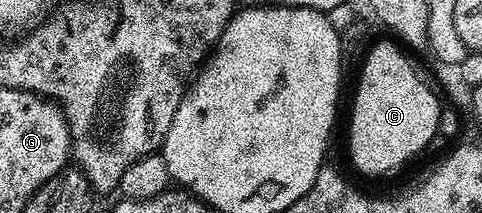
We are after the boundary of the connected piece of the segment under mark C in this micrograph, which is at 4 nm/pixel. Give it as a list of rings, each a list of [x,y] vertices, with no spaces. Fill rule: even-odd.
[[[382,40],[371,46],[358,76],[354,105],[350,108],[350,160],[355,170],[366,176],[382,176],[385,172],[396,171],[401,164],[420,155],[438,136],[438,119],[443,105],[438,104],[437,94],[422,81],[413,62],[405,56],[407,53],[397,43],[394,44]]]

